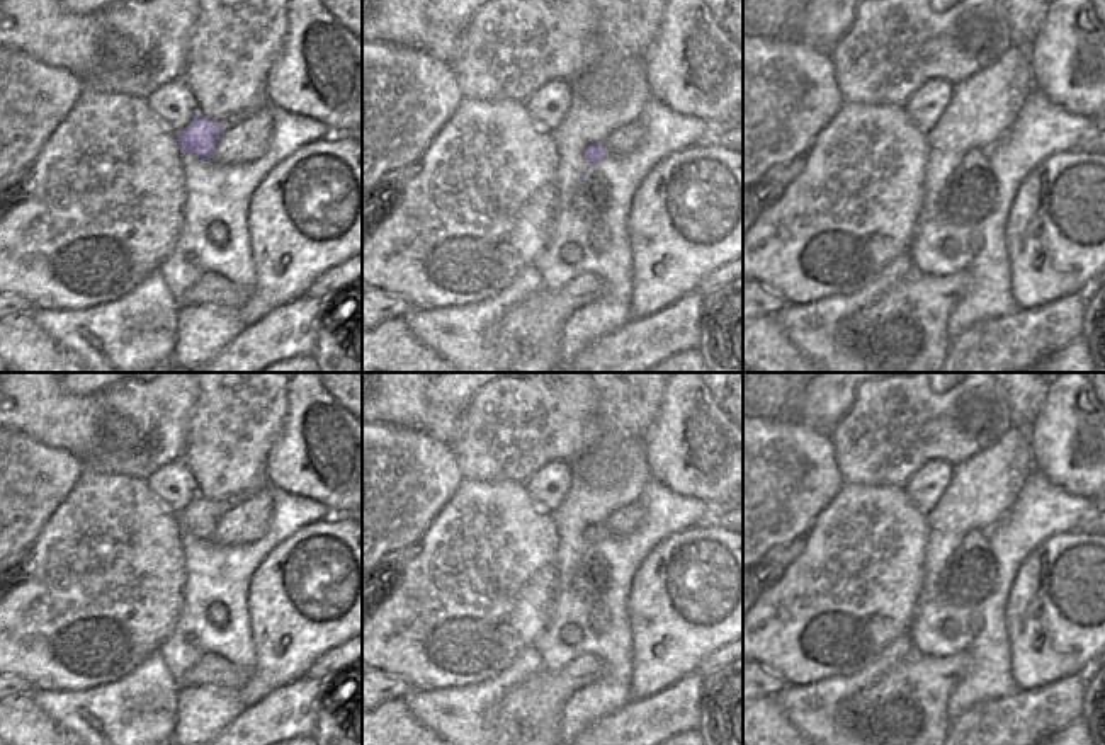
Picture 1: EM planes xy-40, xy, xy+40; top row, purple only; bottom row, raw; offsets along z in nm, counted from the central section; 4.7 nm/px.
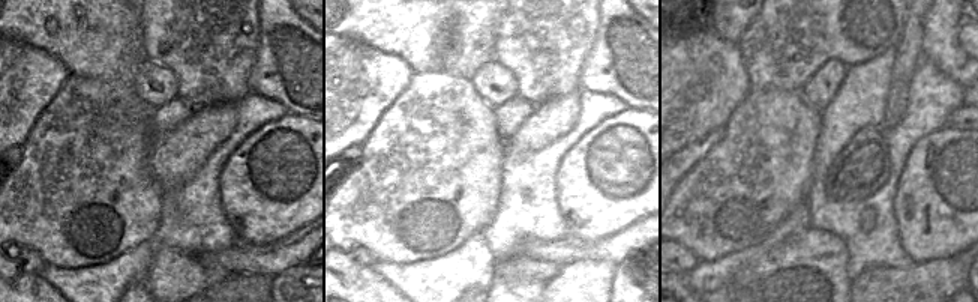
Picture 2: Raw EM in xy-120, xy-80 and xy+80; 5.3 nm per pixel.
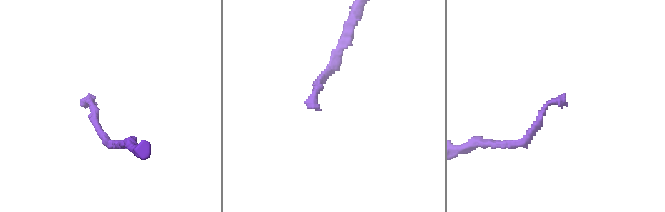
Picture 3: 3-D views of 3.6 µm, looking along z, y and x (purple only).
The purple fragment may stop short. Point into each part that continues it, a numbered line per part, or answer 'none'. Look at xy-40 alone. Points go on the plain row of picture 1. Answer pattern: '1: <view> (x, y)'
none.

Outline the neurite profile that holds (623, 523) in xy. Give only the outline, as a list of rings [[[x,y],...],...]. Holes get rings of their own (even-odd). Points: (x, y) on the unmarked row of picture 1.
[[[631,502],[624,509],[609,515],[602,524],[607,534],[614,539],[624,539],[636,532],[646,517],[646,510],[641,502]]]

